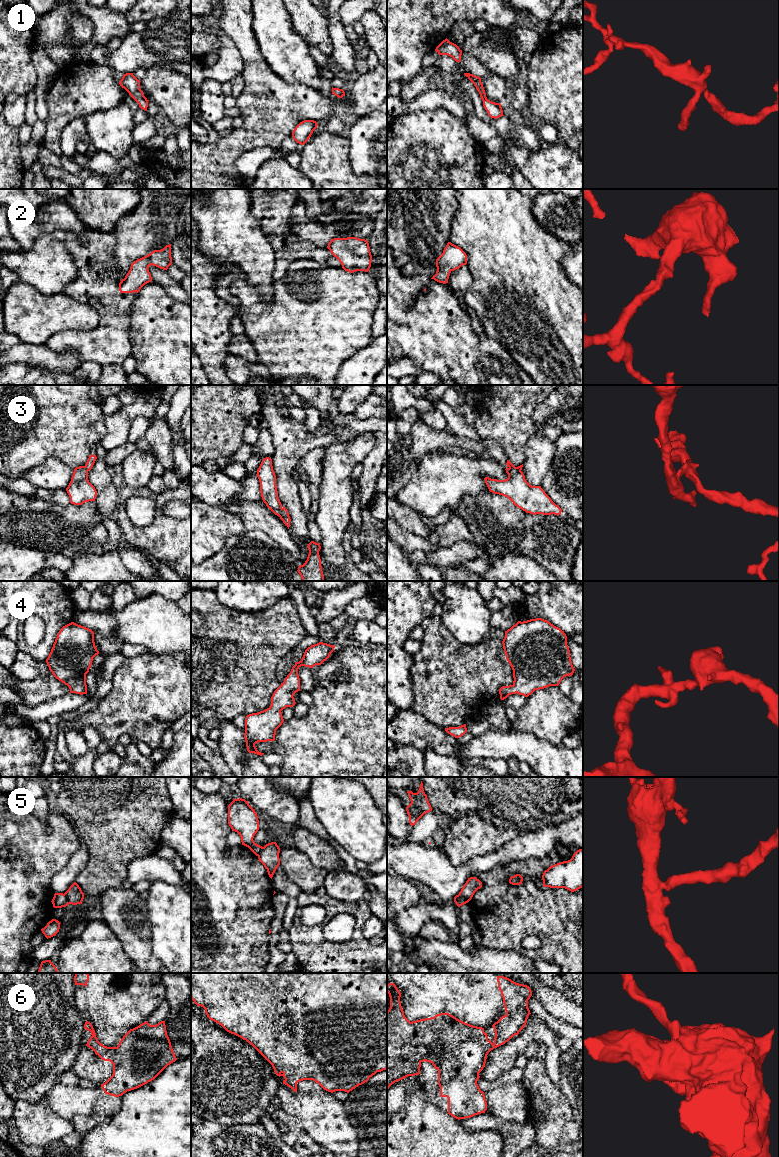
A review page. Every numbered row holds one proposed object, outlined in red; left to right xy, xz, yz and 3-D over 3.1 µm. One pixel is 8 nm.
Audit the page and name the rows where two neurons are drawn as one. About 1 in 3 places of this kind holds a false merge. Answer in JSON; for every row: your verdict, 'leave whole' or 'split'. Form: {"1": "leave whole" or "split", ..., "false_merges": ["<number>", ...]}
{"1": "leave whole", "2": "leave whole", "3": "split", "4": "leave whole", "5": "split", "6": "leave whole", "false_merges": ["3", "5"]}

